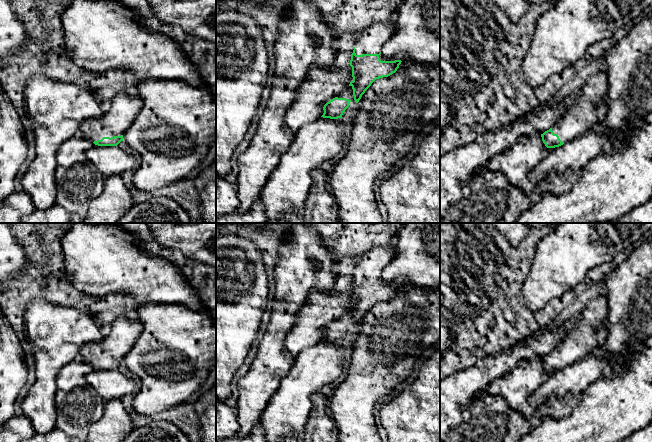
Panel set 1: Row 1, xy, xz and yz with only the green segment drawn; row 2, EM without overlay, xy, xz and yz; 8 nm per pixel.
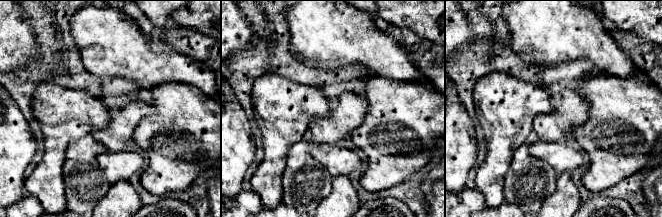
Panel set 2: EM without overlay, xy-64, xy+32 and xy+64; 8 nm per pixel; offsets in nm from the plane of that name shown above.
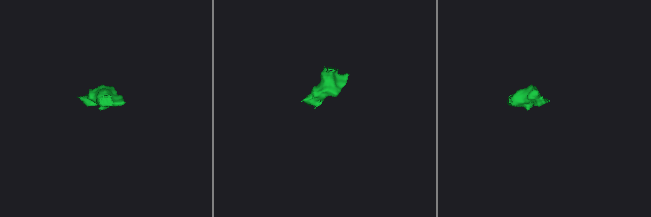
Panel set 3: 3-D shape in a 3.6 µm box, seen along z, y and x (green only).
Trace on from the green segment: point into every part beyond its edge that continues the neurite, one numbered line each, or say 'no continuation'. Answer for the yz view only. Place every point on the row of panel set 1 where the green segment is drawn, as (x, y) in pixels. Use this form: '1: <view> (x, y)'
1: yz (588, 109)

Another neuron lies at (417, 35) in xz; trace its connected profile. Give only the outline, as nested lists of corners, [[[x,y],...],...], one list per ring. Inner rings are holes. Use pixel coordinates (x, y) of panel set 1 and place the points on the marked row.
[[[404,0],[395,11],[396,32],[384,44],[381,54],[390,58],[403,53],[426,64],[440,62],[440,0]]]

